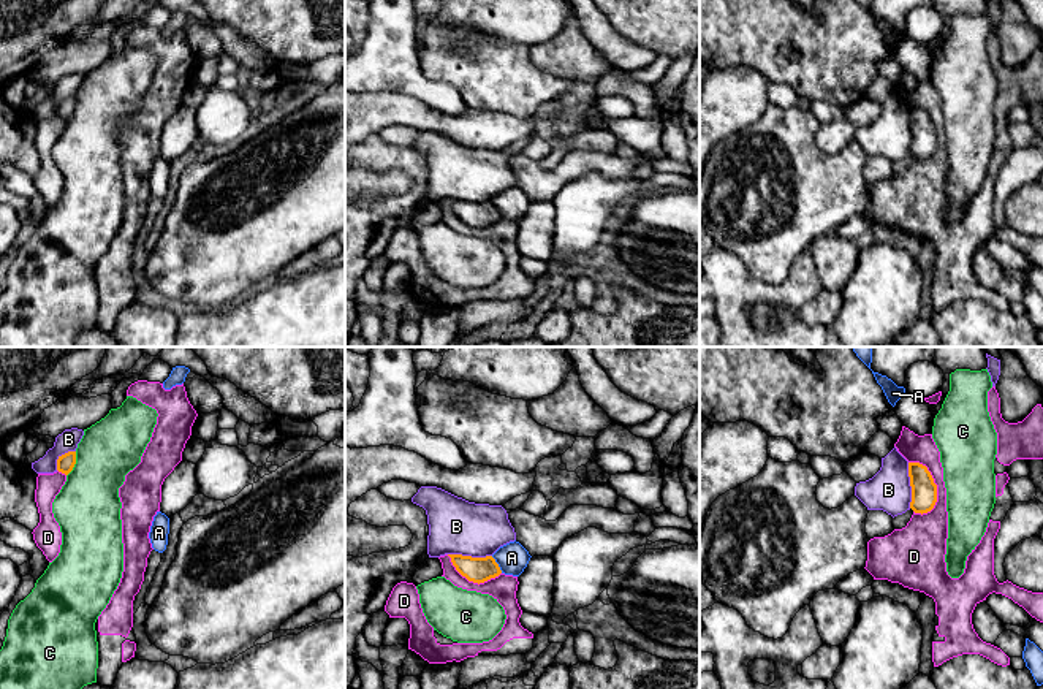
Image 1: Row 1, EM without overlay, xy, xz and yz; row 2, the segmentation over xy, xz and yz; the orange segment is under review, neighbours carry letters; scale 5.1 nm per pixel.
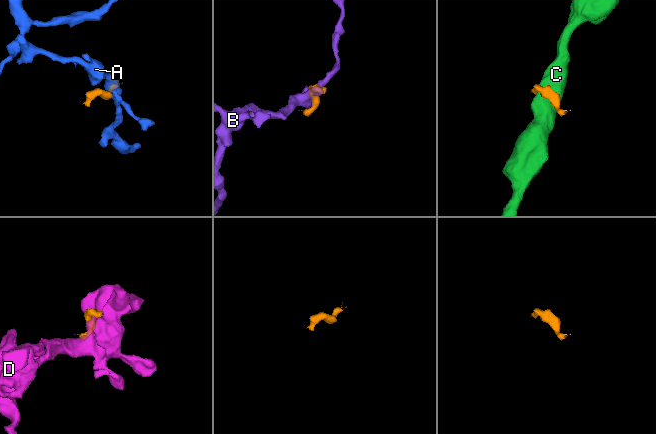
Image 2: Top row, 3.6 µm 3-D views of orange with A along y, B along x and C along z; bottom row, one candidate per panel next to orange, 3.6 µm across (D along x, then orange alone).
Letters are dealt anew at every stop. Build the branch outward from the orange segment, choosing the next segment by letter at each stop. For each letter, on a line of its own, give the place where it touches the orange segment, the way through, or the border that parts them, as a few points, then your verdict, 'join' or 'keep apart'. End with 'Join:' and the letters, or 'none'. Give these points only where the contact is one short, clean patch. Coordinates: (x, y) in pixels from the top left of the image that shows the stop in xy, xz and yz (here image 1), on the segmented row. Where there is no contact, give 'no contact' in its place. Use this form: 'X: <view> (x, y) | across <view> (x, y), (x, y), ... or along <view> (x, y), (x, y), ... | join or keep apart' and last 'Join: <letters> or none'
A: xz (497, 564) | along xz (491, 556), (502, 572) | keep apart
B: yz (910, 485) | keep apart
C: xy (73, 464) | along xy (76, 452), (76, 461), (67, 475) | keep apart
D: yz (936, 485) | keep apart
Join: none

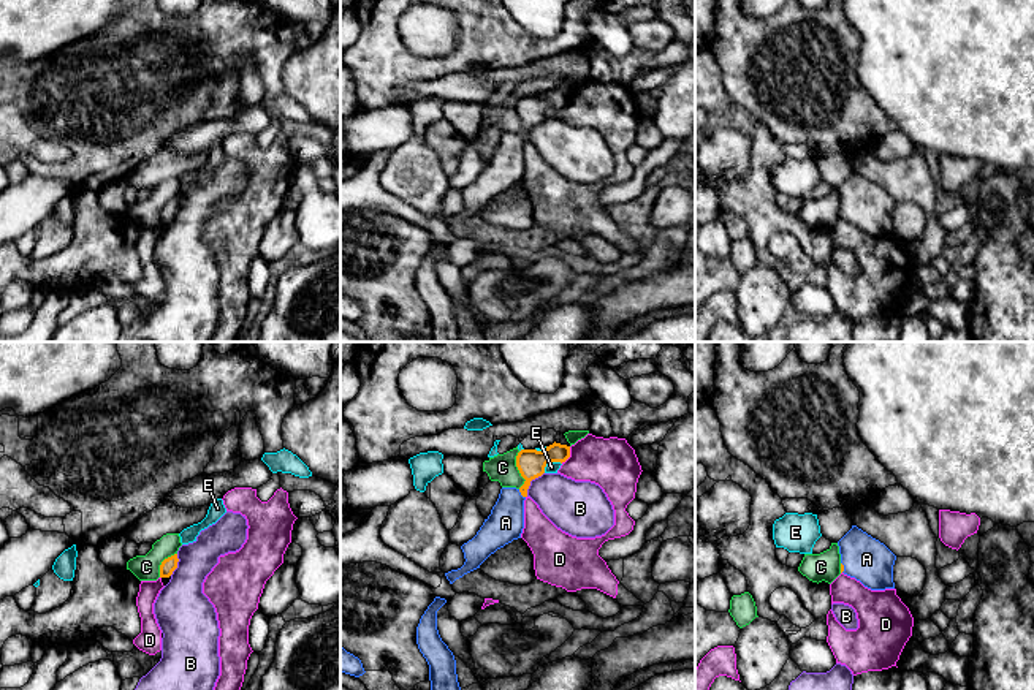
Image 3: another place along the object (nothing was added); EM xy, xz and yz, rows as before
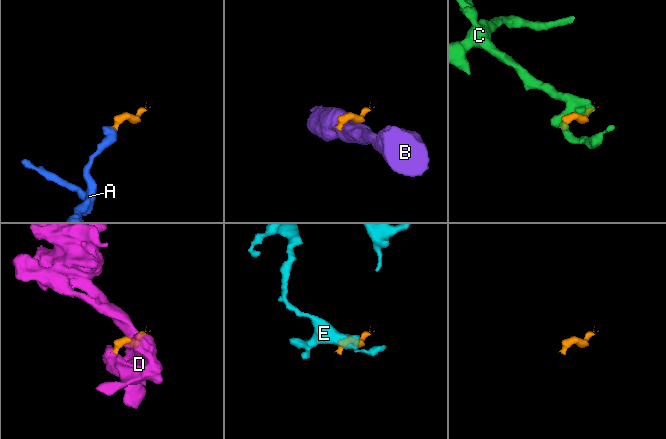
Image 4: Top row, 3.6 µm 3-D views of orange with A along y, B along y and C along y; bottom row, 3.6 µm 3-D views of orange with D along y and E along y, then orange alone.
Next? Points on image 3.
A: xz (521, 494) | across xz (531, 462), (528, 483), (521, 494), (510, 505), (505, 523) | join
B: xz (529, 483) | along xz (543, 472), (531, 481), (526, 496) | keep apart
C: xz (518, 469) | keep apart
D: xz (569, 456) | keep apart
E: xz (550, 461) | along xz (561, 462), (550, 462), (543, 472) | keep apart
Join: A

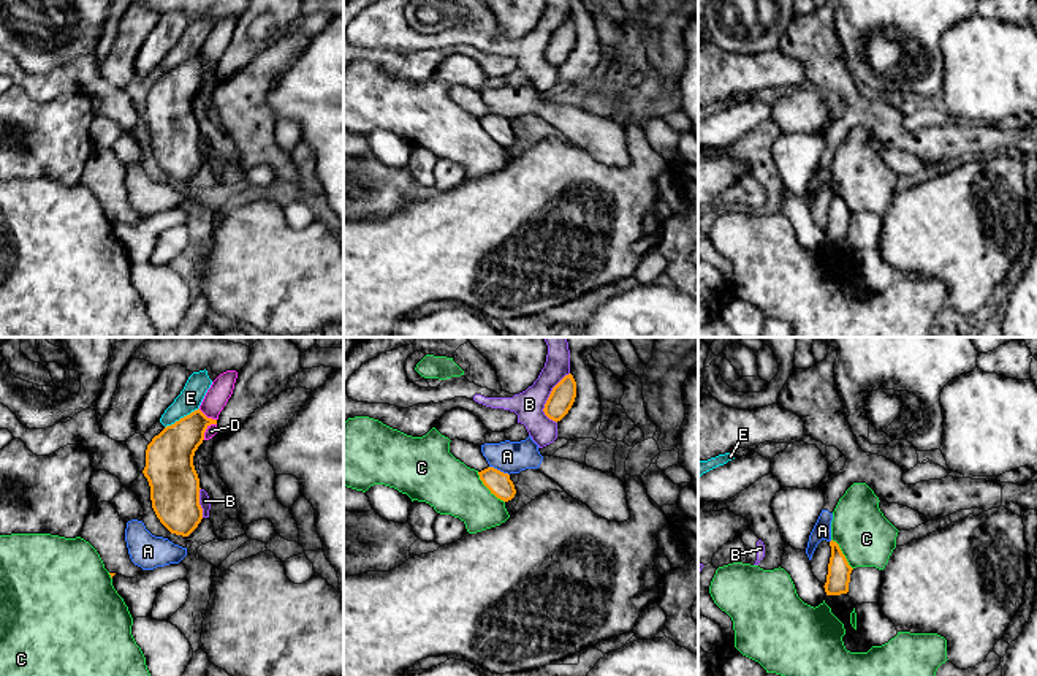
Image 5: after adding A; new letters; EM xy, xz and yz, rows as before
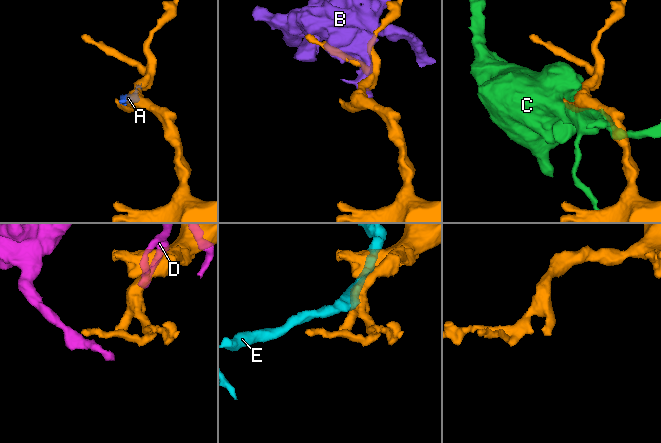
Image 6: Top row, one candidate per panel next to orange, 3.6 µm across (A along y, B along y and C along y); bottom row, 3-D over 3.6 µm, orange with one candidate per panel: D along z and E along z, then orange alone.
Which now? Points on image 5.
A: xz (499, 470) | keep apart
B: xz (548, 399) | keep apart
C: xz (488, 488) | keep apart
D: xy (206, 428) | keep apart
E: xy (181, 418) | along xy (198, 407), (165, 428) | keep apart
Join: none

